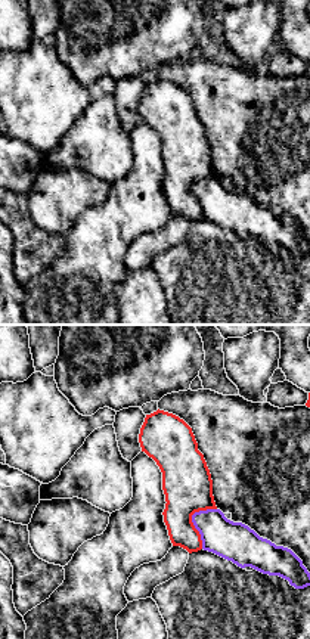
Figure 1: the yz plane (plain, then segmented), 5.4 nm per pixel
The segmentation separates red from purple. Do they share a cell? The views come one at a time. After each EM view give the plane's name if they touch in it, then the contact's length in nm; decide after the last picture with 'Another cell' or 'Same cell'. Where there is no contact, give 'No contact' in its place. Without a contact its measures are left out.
Touches red in yz. Shared border 240 nm

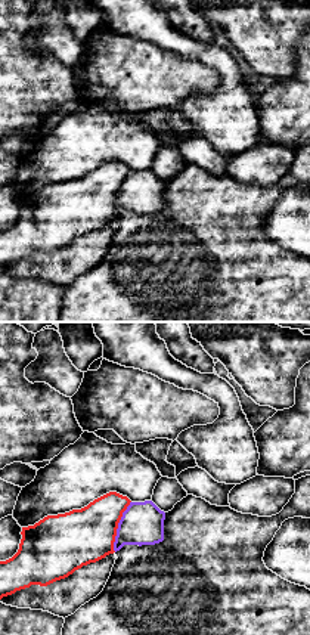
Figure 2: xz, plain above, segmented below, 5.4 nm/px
Touches red in xz. Shared border 300 nm

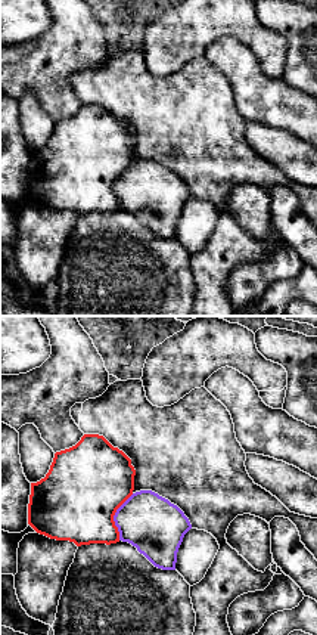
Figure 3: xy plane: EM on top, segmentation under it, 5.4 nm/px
Touches red in xy. Shared border 260 nm

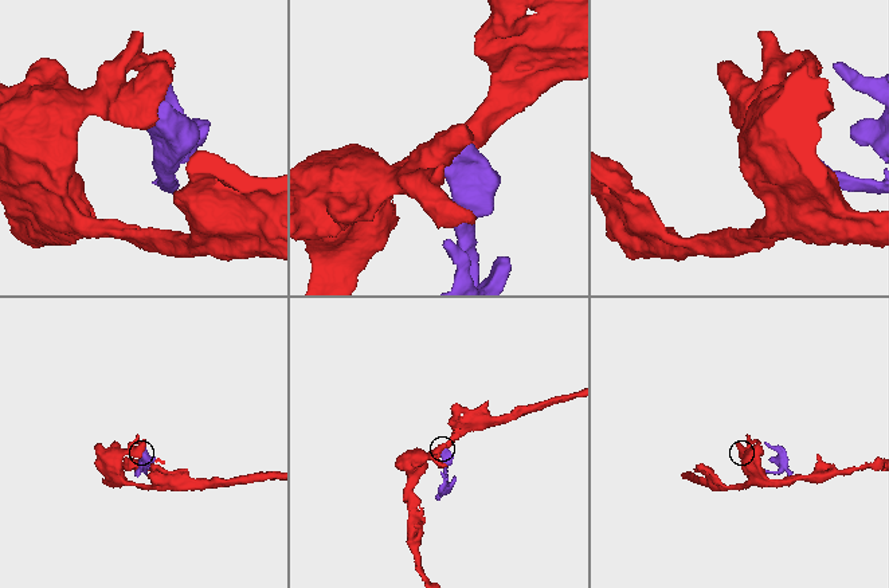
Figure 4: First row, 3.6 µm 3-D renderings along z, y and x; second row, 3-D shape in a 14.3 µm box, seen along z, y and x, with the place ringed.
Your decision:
Same cell

